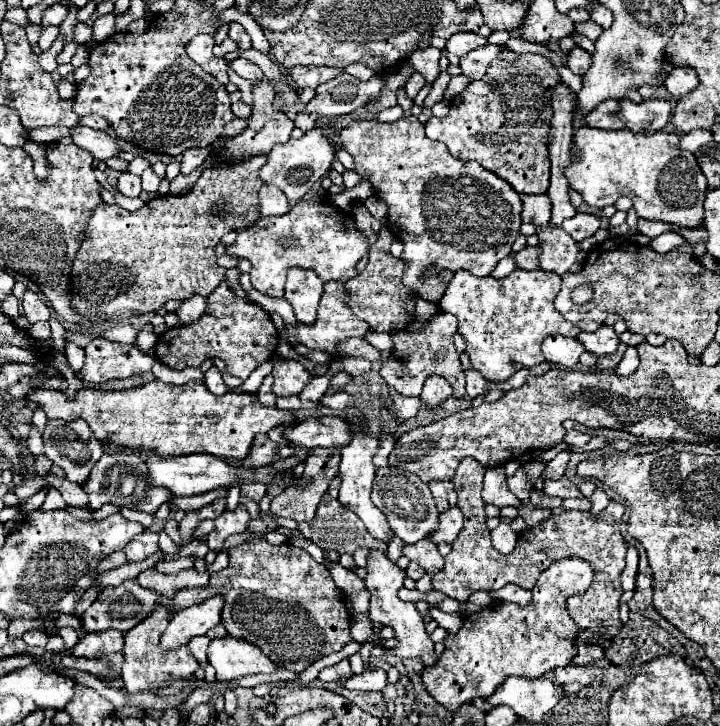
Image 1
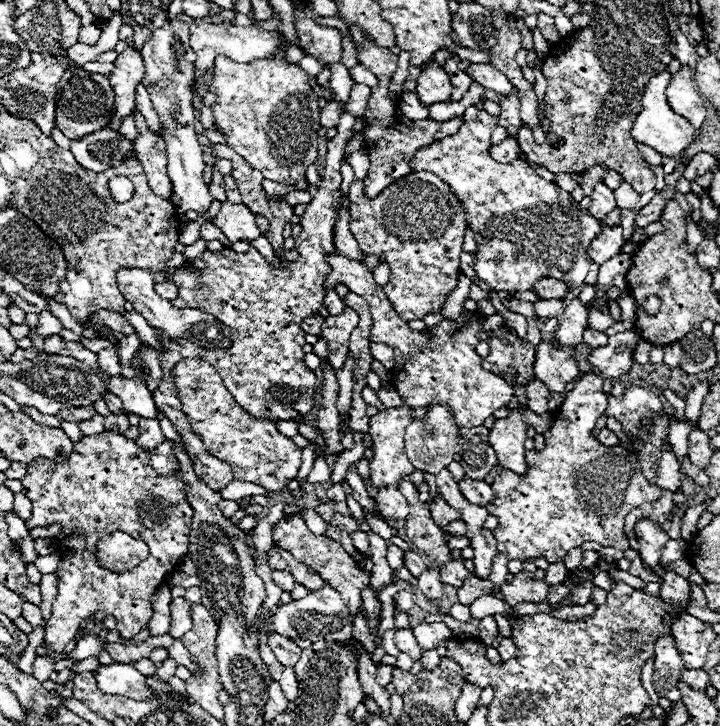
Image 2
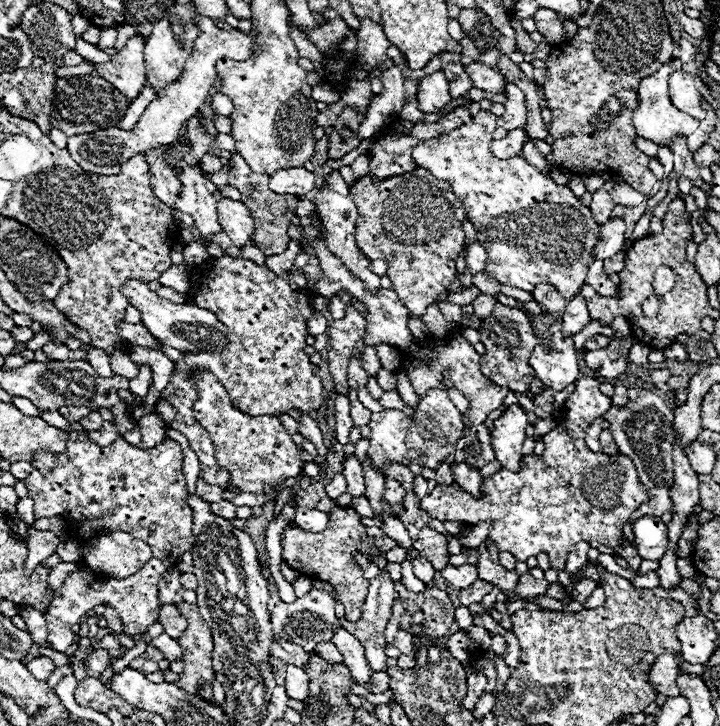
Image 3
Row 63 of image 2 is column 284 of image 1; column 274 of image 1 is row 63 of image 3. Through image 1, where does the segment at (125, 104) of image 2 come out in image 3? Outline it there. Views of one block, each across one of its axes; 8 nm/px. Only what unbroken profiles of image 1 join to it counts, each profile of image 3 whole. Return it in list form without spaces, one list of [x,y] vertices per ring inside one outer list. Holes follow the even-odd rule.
[[[132,36],[128,44],[106,64],[96,64],[98,74],[118,88],[128,102],[132,102],[146,82],[146,62],[144,62],[144,44],[140,36]]]

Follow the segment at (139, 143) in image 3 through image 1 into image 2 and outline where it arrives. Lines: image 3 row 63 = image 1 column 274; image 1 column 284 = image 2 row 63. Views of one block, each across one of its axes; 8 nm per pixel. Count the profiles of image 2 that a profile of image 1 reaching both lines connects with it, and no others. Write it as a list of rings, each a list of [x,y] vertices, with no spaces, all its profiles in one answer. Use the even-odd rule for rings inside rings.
[[[196,18],[196,22],[190,28],[190,46],[194,48],[196,56],[198,56],[198,74],[194,80],[194,86],[198,86],[200,76],[206,70],[212,70],[214,66],[214,58],[218,54],[232,58],[234,62],[250,62],[256,58],[274,58],[278,48],[284,48],[284,60],[288,64],[300,64],[300,60],[304,58],[304,50],[298,48],[294,42],[290,42],[284,34],[280,32],[270,32],[270,30],[262,30],[258,26],[224,26],[224,24],[212,24],[206,22],[204,18]]]

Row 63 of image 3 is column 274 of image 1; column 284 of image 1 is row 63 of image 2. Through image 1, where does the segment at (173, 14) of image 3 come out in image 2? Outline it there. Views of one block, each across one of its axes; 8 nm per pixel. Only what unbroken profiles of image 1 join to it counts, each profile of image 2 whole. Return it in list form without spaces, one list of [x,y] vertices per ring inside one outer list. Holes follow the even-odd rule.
[[[166,22],[164,26],[156,28],[150,38],[144,42],[142,50],[144,62],[144,80],[142,84],[148,88],[152,106],[164,127],[163,139],[166,145],[167,170],[174,196],[172,202],[178,206],[178,212],[196,210],[204,214],[214,200],[208,192],[206,182],[202,180],[202,172],[206,168],[202,160],[202,148],[198,144],[194,132],[196,110],[192,106],[192,84],[196,74],[196,52],[190,48],[190,30],[184,22]]]

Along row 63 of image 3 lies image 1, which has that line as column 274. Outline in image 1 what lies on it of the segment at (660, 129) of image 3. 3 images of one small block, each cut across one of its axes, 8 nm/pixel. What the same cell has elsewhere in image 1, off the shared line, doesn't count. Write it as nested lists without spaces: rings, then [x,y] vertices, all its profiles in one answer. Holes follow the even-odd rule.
[[[214,638],[208,646],[208,662],[216,670],[218,682],[240,680],[248,674],[272,674],[276,666],[256,646],[240,638]]]

